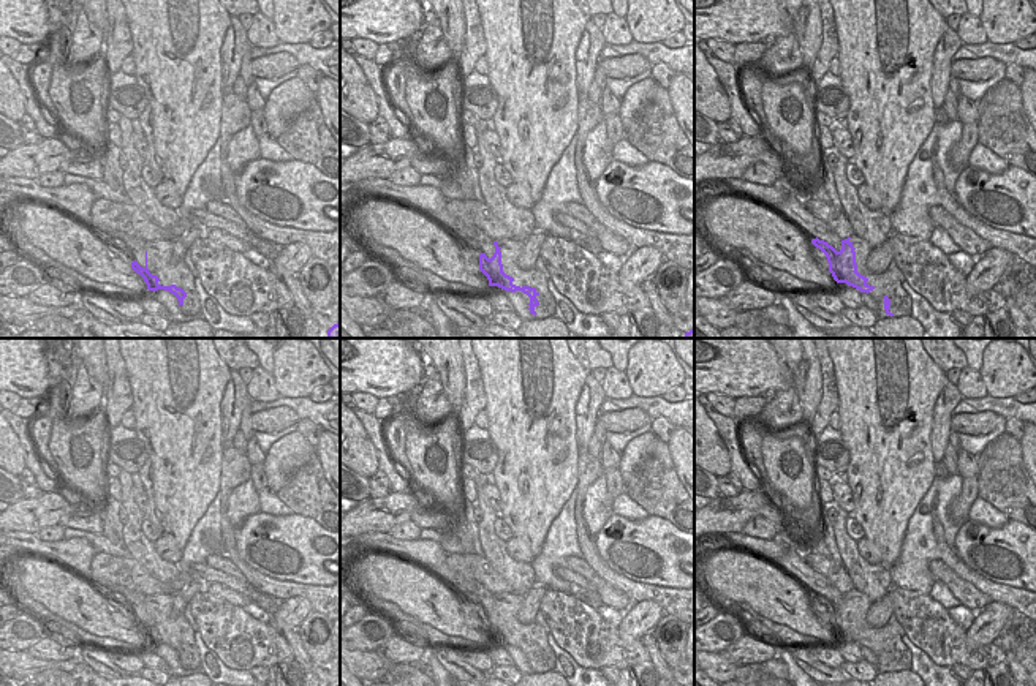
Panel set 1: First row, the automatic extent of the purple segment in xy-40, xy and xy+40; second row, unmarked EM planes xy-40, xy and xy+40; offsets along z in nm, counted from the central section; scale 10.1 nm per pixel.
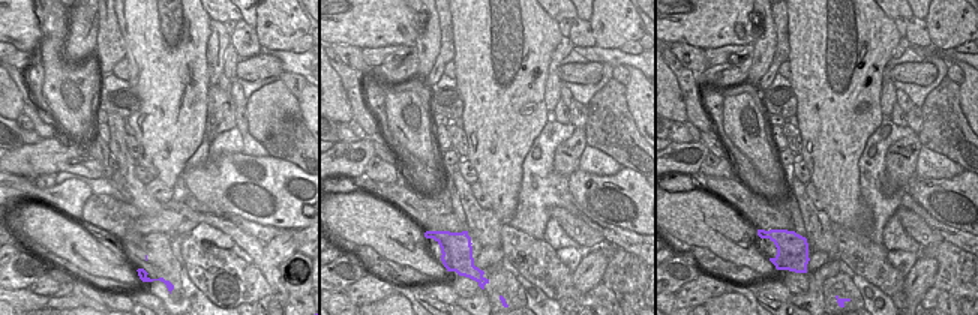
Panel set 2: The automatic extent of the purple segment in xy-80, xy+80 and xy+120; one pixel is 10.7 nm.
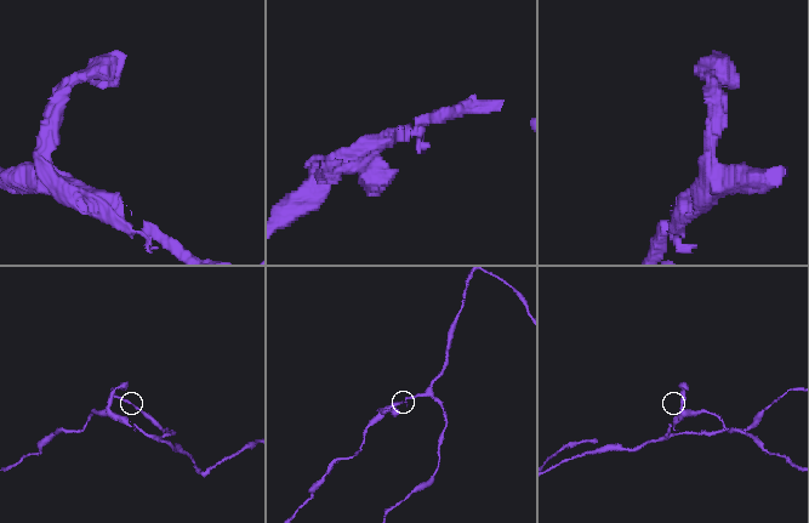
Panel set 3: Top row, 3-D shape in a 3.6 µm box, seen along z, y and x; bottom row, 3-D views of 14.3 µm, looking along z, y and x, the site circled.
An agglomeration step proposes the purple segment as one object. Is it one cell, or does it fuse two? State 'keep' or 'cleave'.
cleave

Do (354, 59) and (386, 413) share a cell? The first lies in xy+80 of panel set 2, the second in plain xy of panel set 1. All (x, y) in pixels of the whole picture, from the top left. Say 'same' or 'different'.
different

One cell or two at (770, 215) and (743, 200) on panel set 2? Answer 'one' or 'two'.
two

